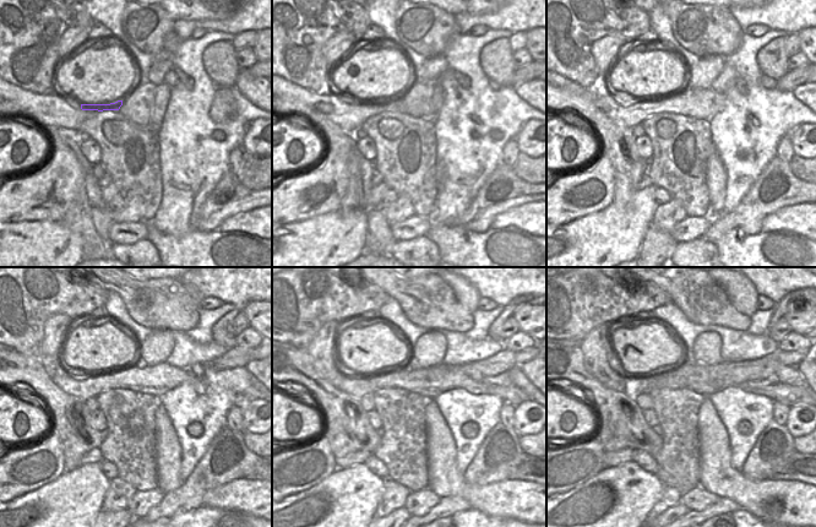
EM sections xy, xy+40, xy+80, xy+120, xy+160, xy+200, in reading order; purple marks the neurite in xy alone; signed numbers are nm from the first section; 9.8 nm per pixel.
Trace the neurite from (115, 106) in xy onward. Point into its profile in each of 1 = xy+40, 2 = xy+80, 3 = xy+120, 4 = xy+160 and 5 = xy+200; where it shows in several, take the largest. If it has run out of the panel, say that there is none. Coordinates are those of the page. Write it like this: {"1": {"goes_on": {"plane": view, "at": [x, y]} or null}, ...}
{"1": {"goes_on": {"plane": "xy+40", "at": [396, 103]}}, "2": {"goes_on": {"plane": "xy+80", "at": [705, 104]}}, "3": {"goes_on": {"plane": "xy+120", "at": [156, 380]}}, "4": {"goes_on": {"plane": "xy+160", "at": [431, 381]}}, "5": {"goes_on": {"plane": "xy+200", "at": [784, 394]}}}

